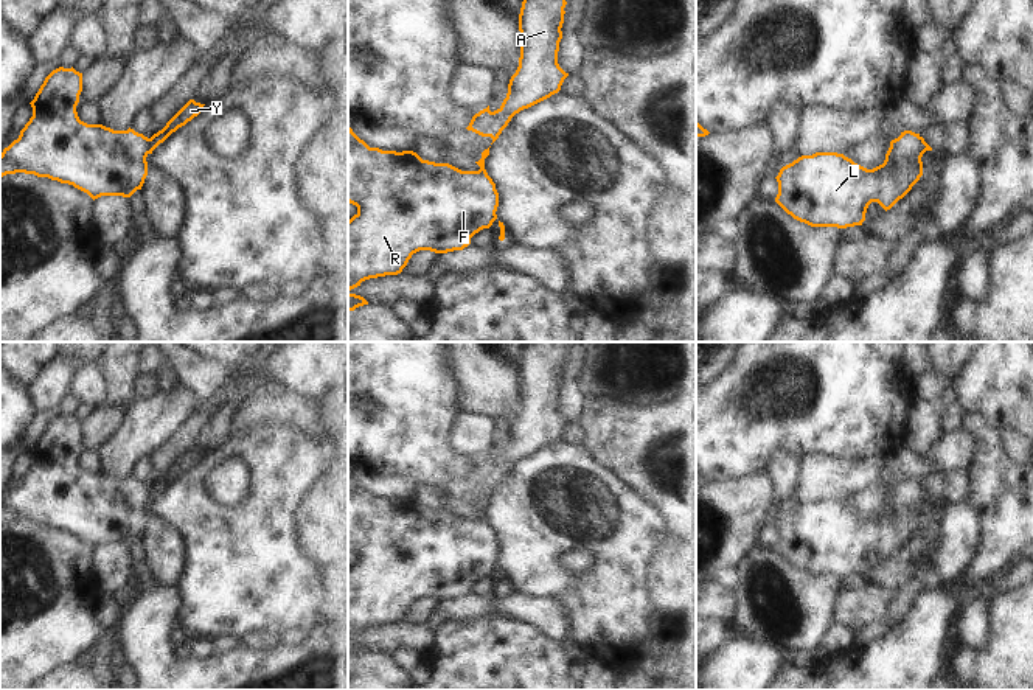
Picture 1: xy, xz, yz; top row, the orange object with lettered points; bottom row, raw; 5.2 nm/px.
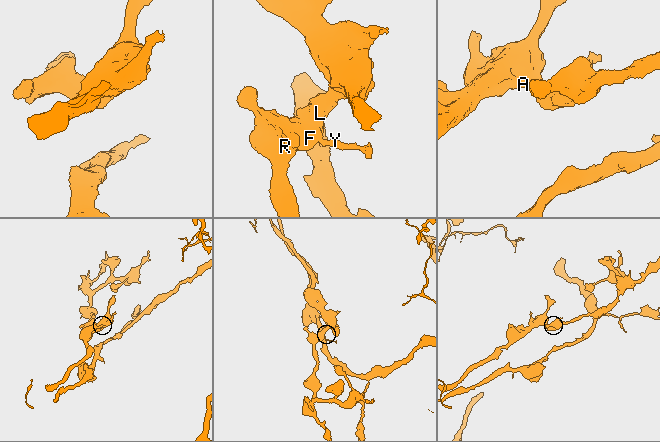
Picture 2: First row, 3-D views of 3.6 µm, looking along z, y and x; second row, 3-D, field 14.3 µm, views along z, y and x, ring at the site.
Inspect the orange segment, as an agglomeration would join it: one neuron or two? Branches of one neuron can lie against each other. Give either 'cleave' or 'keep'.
cleave

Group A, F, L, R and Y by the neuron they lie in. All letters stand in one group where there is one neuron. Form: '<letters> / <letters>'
A F L R / Y

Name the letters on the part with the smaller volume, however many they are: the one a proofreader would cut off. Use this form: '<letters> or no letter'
Y

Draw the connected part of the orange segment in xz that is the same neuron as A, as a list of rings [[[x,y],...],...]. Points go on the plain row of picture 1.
[[[522,342],[522,345],[523,350],[519,362],[520,406],[519,415],[510,427],[506,446],[497,458],[491,460],[488,454],[475,462],[466,476],[482,485],[491,485],[492,491],[516,462],[558,441],[569,424],[558,412],[564,356],[567,353],[565,342]]]

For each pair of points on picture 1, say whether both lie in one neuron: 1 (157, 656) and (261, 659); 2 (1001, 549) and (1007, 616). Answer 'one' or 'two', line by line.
1: one
2: two

